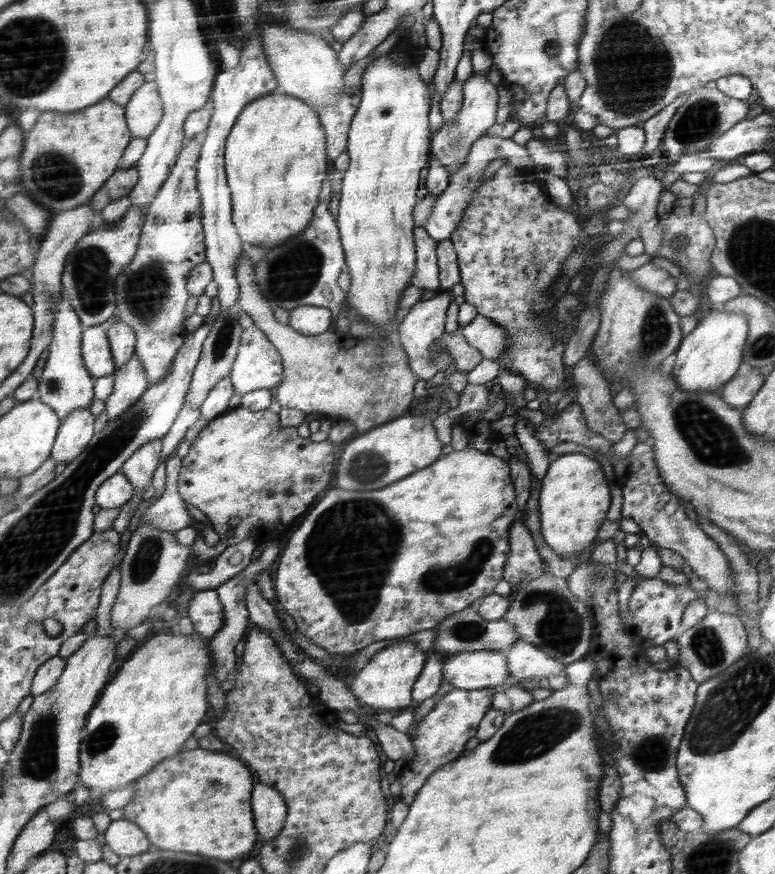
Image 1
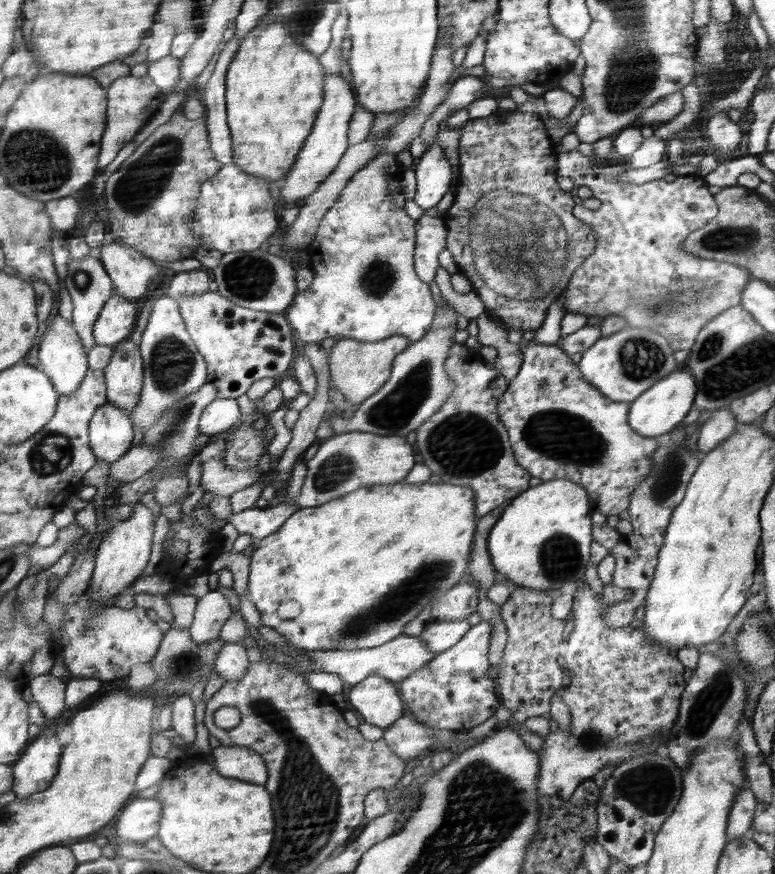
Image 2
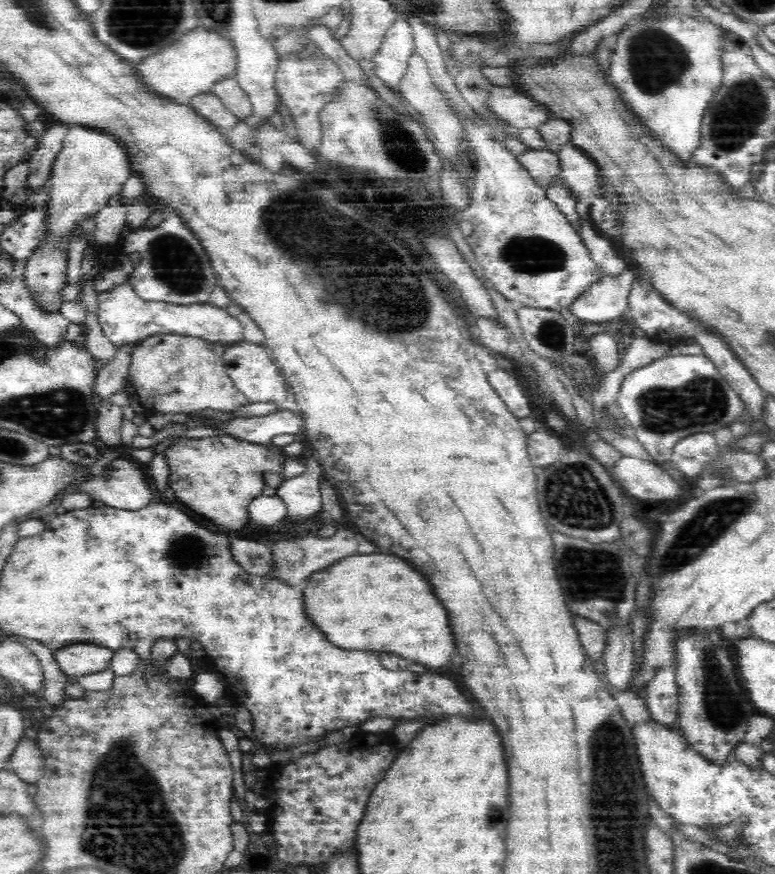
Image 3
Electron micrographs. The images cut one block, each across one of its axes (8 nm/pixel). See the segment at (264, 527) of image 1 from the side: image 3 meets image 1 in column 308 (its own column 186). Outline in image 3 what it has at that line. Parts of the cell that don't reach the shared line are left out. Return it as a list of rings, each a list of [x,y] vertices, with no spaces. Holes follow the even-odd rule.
[[[230,435],[211,436],[205,438],[188,438],[172,444],[166,452],[168,464],[172,474],[169,474],[168,487],[178,496],[178,502],[190,508],[192,512],[204,514],[208,522],[222,530],[230,532],[239,532],[245,526],[252,525],[250,514],[248,514],[248,504],[251,504],[256,498],[269,492],[264,480],[265,472],[277,472],[279,475],[283,472],[282,457],[270,451],[266,445],[260,443],[251,443],[236,439]]]

